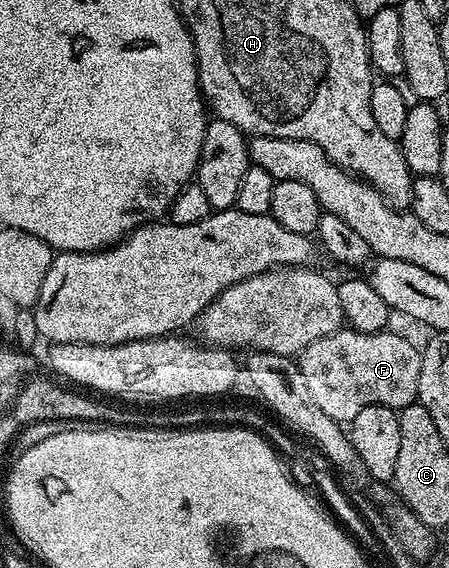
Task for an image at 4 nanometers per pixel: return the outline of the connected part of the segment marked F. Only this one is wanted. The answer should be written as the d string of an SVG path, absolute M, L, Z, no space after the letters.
M344 327L338 333L330 333L317 339L317 343L309 343L309 347L305 347L303 352L298 354L297 364L301 375L305 375L309 392L313 394L317 407L325 411L325 415L329 415L334 421L349 423L353 415L361 411L361 407L384 405L398 411L406 405L416 404L423 354L418 344L415 346L409 338L391 332L359 333L355 329Z

